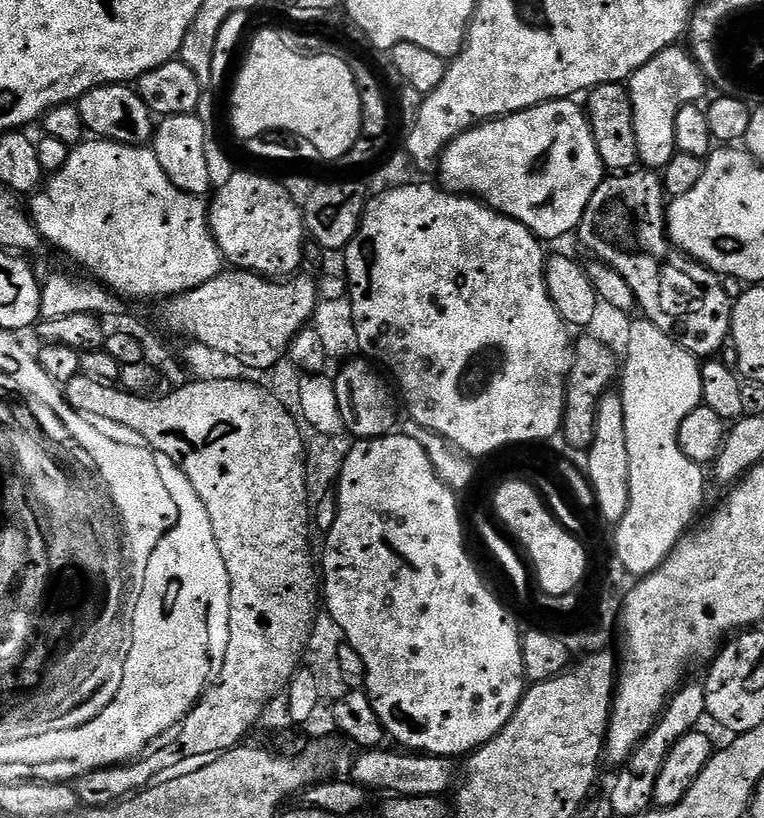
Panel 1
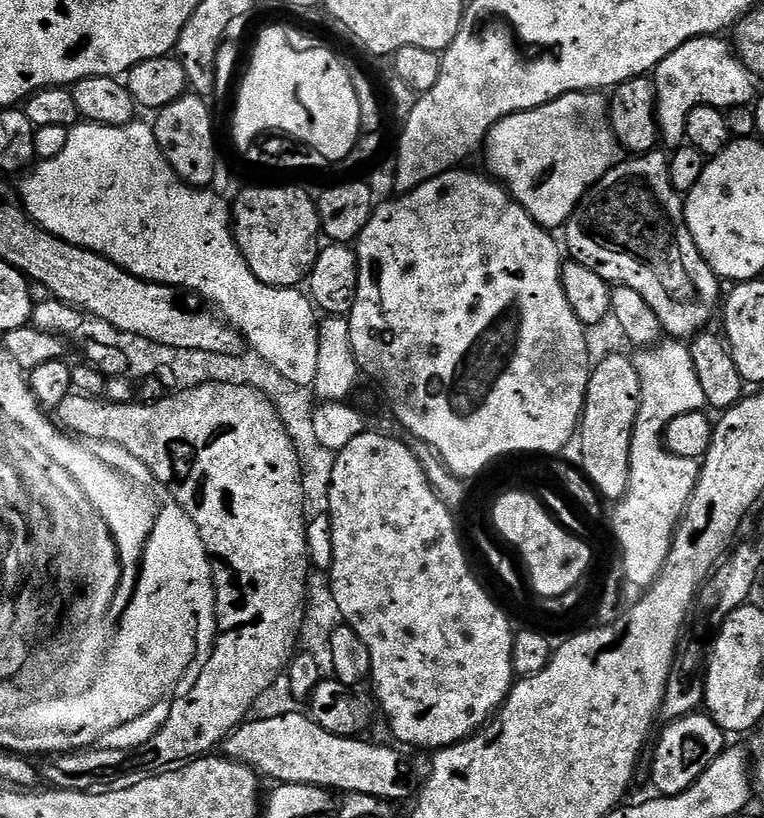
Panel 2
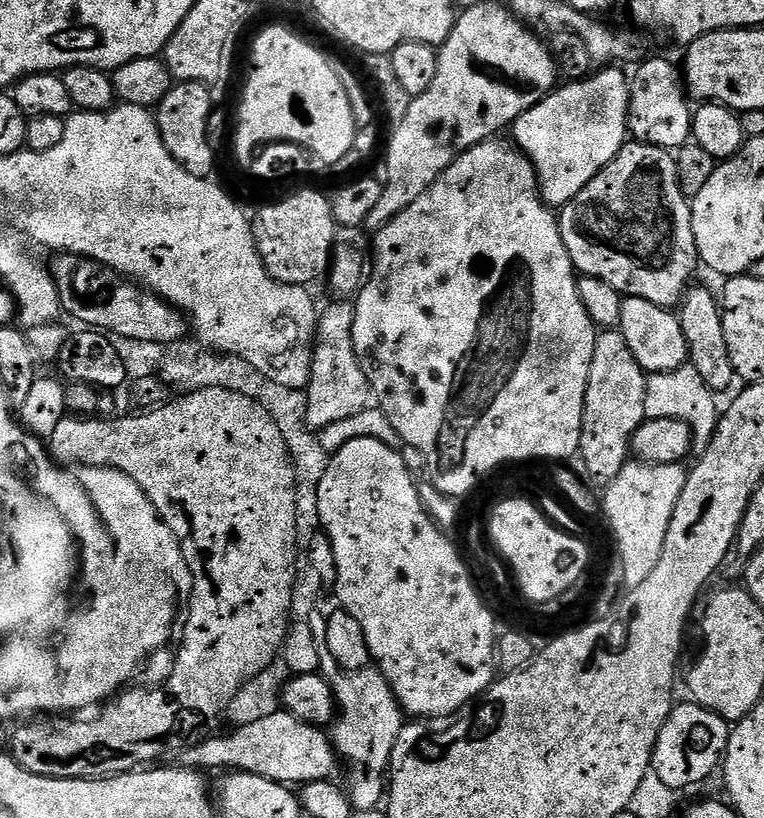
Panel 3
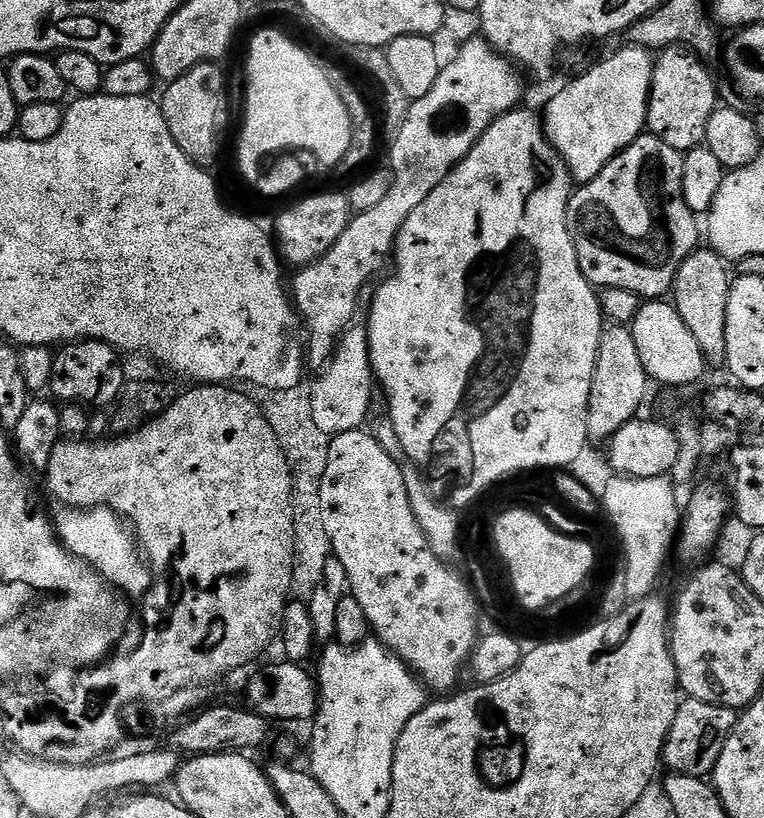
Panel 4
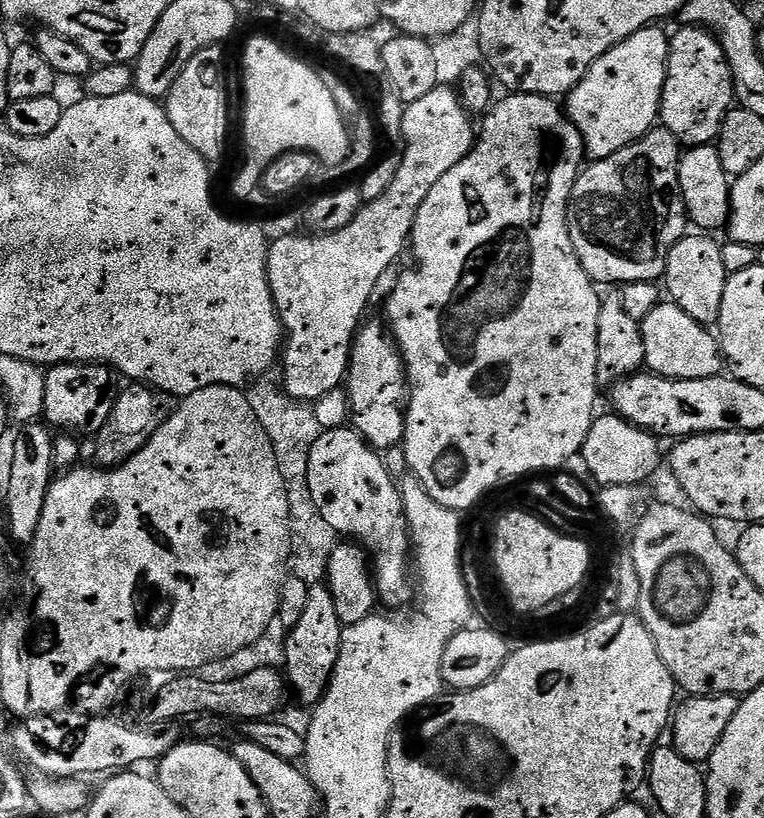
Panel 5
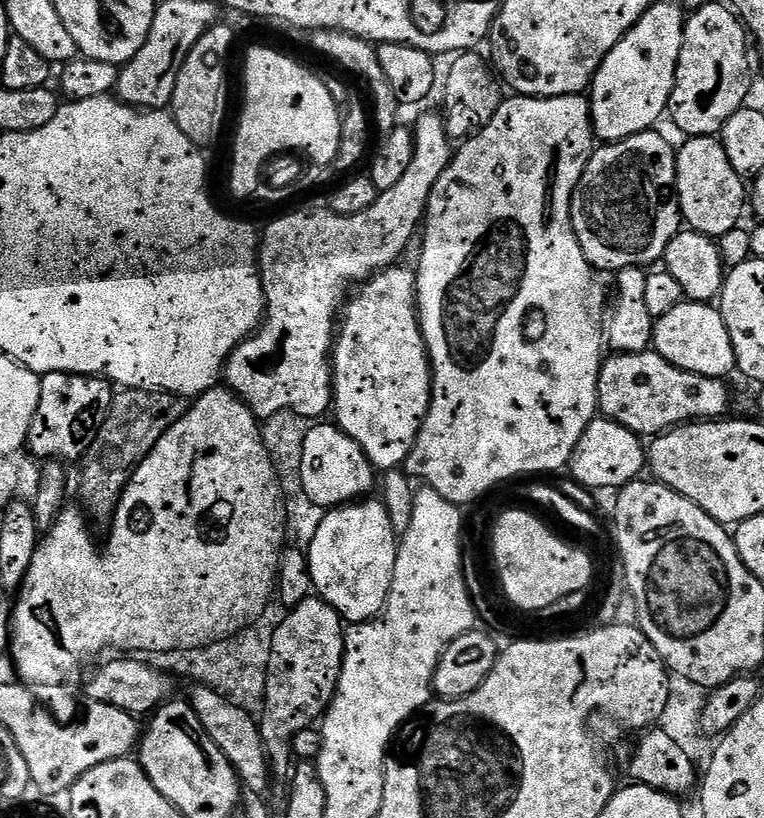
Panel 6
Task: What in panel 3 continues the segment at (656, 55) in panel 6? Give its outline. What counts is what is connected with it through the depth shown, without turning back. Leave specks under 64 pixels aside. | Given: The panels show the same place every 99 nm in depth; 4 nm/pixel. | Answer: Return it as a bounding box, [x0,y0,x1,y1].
[514,67,630,206]

